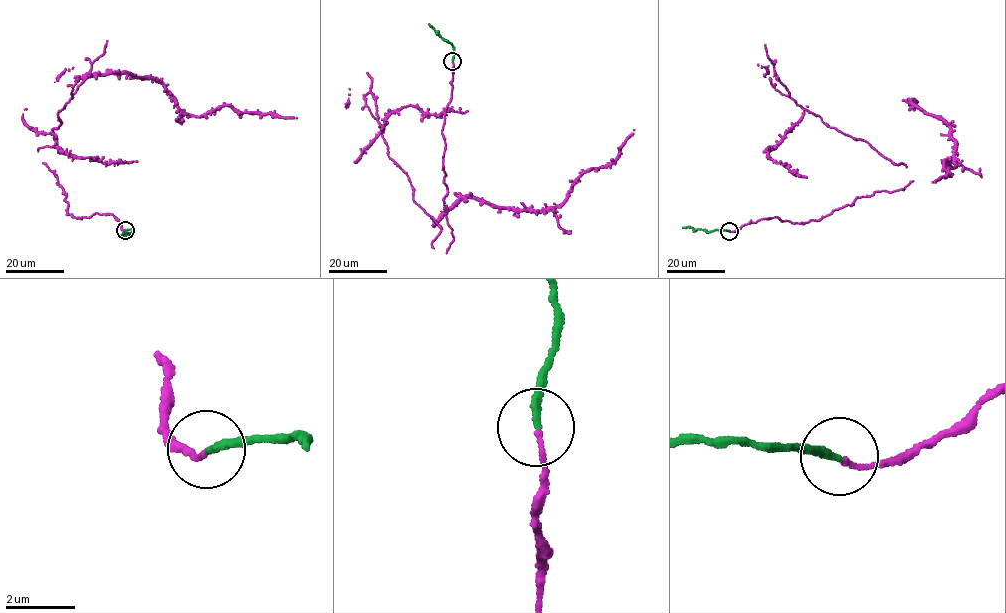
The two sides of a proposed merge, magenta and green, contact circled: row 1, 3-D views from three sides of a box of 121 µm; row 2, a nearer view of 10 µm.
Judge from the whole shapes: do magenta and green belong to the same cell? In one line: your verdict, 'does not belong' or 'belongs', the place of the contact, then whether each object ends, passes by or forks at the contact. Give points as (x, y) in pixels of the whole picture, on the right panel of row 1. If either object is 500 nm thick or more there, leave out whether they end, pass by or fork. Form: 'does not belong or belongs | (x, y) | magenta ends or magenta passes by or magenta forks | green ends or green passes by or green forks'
belongs | (729, 231) | magenta ends | green ends

